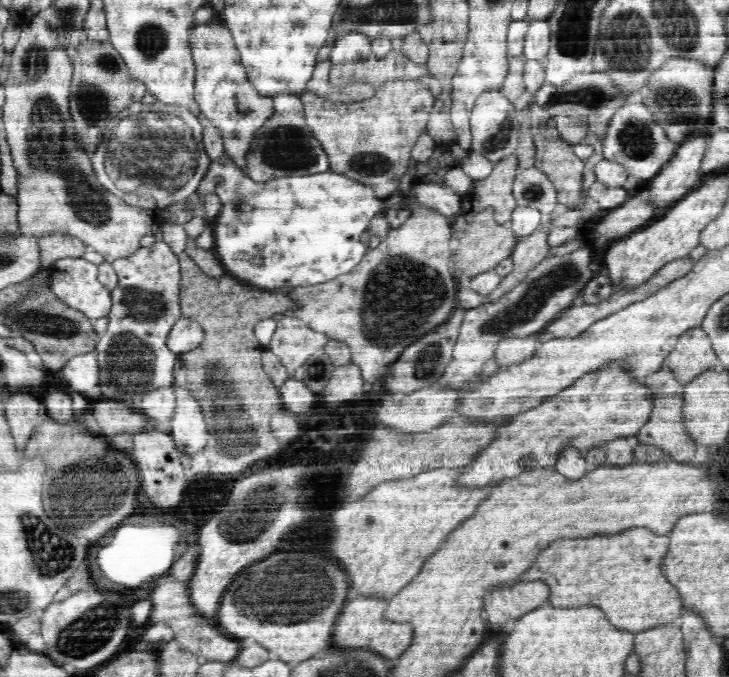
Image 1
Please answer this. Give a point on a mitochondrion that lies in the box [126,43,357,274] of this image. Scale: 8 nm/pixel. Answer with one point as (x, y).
(288, 148)

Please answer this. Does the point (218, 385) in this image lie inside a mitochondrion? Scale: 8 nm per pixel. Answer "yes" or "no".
yes

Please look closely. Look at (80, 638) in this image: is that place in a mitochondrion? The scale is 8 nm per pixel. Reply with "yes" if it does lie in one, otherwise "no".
yes

